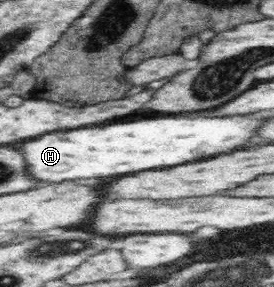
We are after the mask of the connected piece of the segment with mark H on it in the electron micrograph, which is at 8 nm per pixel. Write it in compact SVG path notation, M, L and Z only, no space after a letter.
M160 117L138 119L130 123L110 123L100 127L82 127L74 131L54 131L36 139L16 145L16 151L24 157L26 173L34 181L60 183L72 179L100 179L126 173L138 173L146 169L172 167L188 161L206 159L218 153L228 153L242 145L242 139L250 135L250 127L258 123L258 117L250 119L186 119L186 117Z

